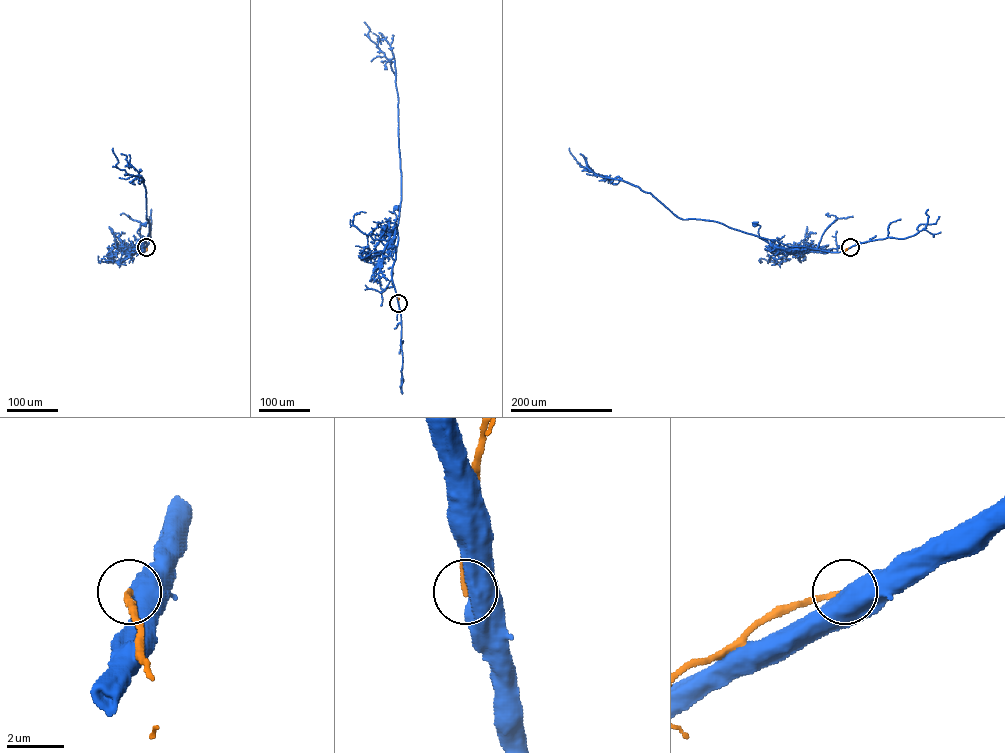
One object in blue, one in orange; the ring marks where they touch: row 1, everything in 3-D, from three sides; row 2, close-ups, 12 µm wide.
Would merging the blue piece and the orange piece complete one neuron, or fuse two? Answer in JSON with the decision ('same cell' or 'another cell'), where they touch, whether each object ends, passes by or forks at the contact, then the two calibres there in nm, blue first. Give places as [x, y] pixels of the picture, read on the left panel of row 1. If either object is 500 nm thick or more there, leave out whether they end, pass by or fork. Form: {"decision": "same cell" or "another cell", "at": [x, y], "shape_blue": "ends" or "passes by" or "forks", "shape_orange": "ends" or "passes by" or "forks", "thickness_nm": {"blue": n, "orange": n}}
{"decision": "another cell", "at": [146, 247], "thickness_nm": {"blue": 750, "orange": 200}}

